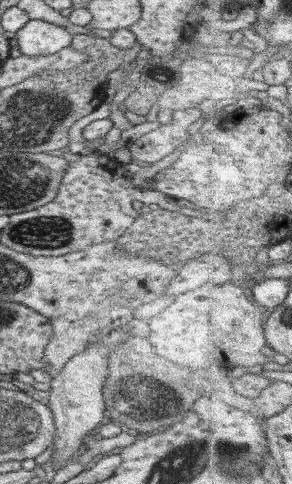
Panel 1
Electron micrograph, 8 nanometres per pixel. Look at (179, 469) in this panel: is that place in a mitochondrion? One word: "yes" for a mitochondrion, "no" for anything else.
yes

